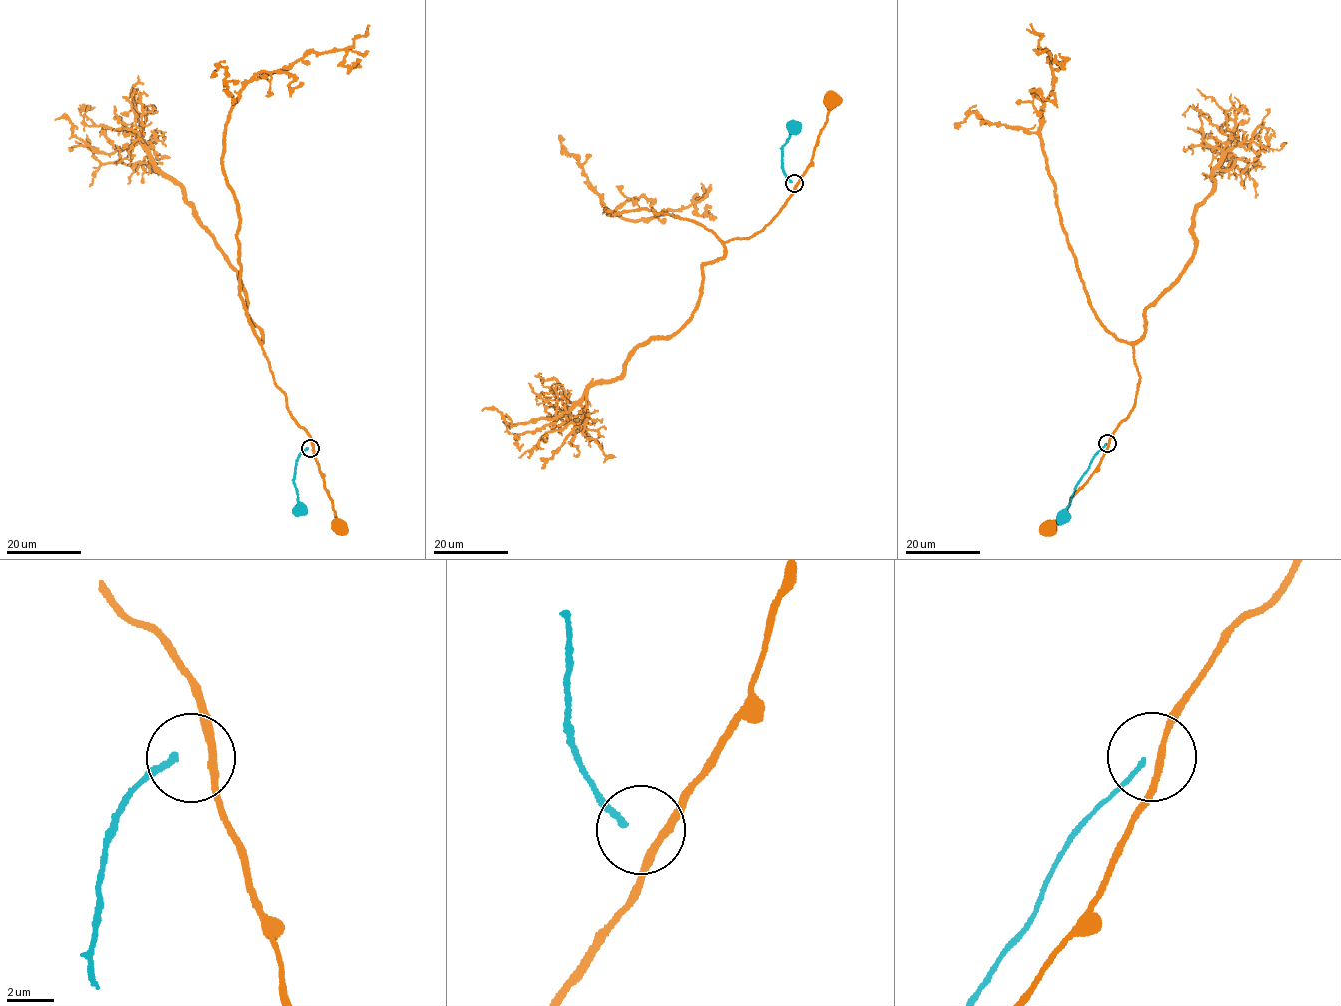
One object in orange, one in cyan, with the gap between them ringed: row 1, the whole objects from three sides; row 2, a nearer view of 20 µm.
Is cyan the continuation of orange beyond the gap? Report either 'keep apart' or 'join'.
keep apart

